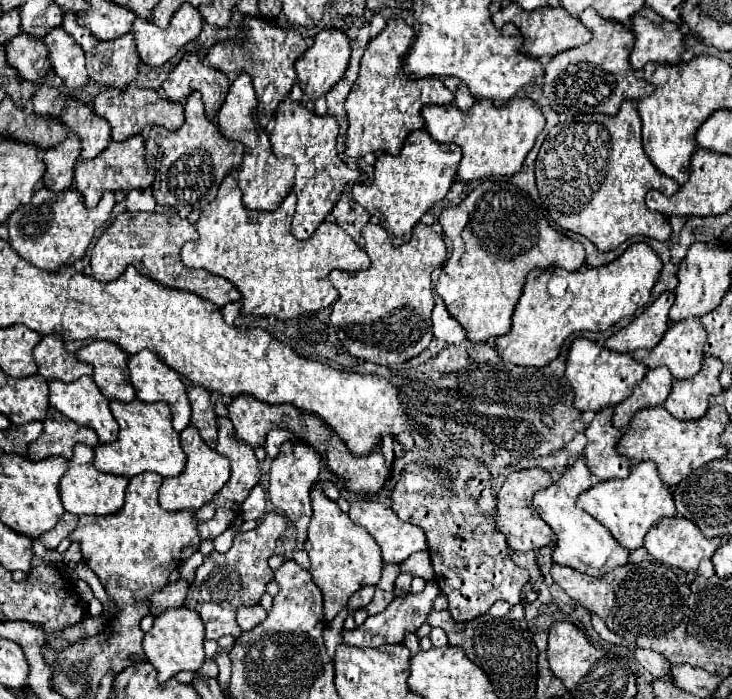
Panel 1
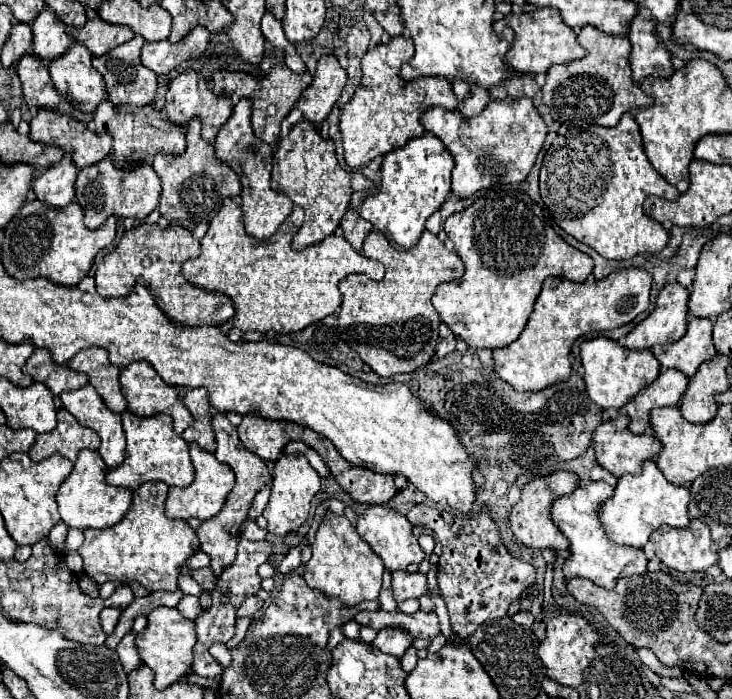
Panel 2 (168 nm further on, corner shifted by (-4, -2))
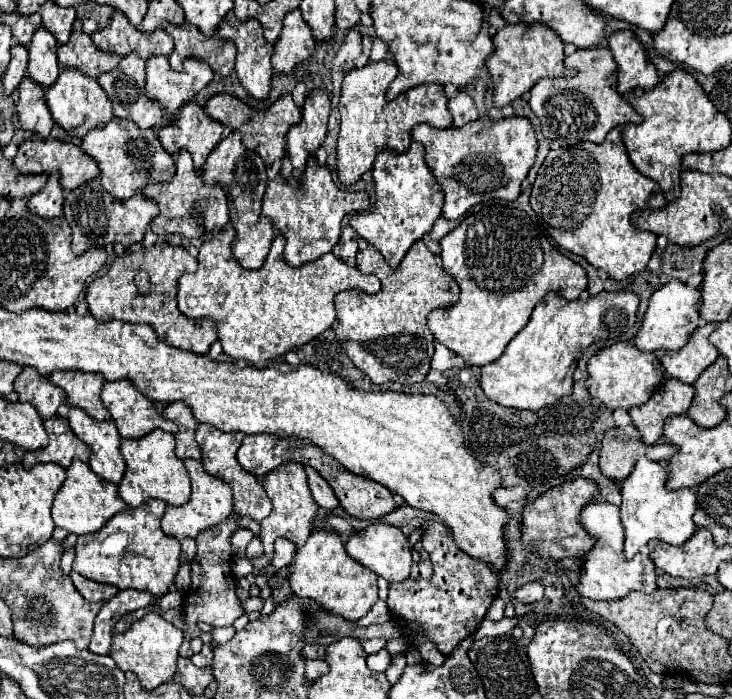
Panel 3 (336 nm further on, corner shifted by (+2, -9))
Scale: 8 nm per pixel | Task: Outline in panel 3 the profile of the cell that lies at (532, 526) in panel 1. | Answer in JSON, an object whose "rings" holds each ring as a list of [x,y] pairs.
{"rings":[[[577,478],[577,480],[565,482],[563,486],[551,488],[547,494],[525,504],[523,544],[529,548],[535,548],[537,554],[541,554],[545,558],[555,558],[555,560],[583,556],[583,552],[587,554],[593,548],[595,538],[589,536],[589,532],[581,526],[579,514],[581,514],[583,506],[597,500],[597,496],[599,496],[599,488],[593,480]]]}

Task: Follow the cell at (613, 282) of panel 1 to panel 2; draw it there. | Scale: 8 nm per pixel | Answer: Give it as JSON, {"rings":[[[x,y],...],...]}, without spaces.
{"rings":[[[627,267],[627,269],[611,273],[599,281],[595,279],[593,283],[589,283],[589,281],[573,283],[573,281],[563,279],[563,277],[547,277],[543,281],[543,289],[535,301],[535,307],[533,307],[533,313],[527,321],[527,327],[523,329],[519,339],[513,341],[511,345],[503,347],[503,349],[493,351],[495,373],[503,381],[507,381],[509,385],[513,385],[515,389],[521,389],[521,391],[529,391],[529,389],[537,391],[537,389],[543,389],[545,385],[565,381],[571,373],[569,351],[571,351],[571,345],[575,343],[575,339],[579,339],[585,333],[593,333],[593,331],[617,329],[621,325],[627,325],[629,321],[633,321],[639,313],[647,311],[651,279],[653,279],[651,273],[645,271],[643,267]]]}

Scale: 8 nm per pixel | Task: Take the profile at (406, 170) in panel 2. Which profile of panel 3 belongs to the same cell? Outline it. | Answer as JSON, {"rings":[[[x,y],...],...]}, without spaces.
{"rings":[[[411,144],[407,152],[395,154],[385,150],[377,156],[373,164],[373,182],[375,182],[375,208],[369,214],[355,214],[351,218],[351,228],[375,246],[391,268],[397,268],[413,242],[421,240],[427,234],[435,220],[441,216],[443,194],[431,176],[431,170],[425,164],[423,146]]]}

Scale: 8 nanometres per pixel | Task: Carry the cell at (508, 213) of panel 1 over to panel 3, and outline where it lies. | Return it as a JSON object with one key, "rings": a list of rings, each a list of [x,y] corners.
{"rings":[[[499,204],[485,206],[479,212],[469,214],[455,230],[451,230],[441,240],[441,260],[443,270],[449,276],[453,276],[453,280],[459,284],[461,298],[455,306],[447,310],[431,312],[427,324],[435,340],[447,346],[457,356],[461,356],[467,366],[485,366],[489,362],[495,362],[503,354],[507,344],[517,336],[517,332],[521,332],[527,326],[535,304],[547,292],[557,292],[567,300],[577,300],[581,292],[587,288],[585,270],[571,258],[555,250],[549,238],[545,238],[537,230],[535,222],[525,212],[517,208],[505,208]]]}

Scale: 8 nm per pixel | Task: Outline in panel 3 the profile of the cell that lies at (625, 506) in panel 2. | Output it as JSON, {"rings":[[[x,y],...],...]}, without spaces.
{"rings":[[[649,458],[639,460],[631,476],[623,482],[621,488],[621,522],[625,528],[625,556],[631,558],[639,550],[647,546],[651,540],[661,540],[673,546],[685,544],[697,526],[693,524],[693,514],[697,510],[697,492],[695,488],[679,488],[669,490],[665,486],[667,482],[667,464],[665,462],[653,462]]]}

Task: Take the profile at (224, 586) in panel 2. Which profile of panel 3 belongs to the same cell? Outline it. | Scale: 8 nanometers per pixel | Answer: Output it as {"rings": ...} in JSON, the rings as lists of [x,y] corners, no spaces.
{"rings":[[[205,644],[205,646],[203,646],[203,650],[191,658],[191,662],[193,662],[195,666],[201,666],[201,668],[205,668],[205,666],[212,664],[213,646],[211,646],[211,644]]]}

